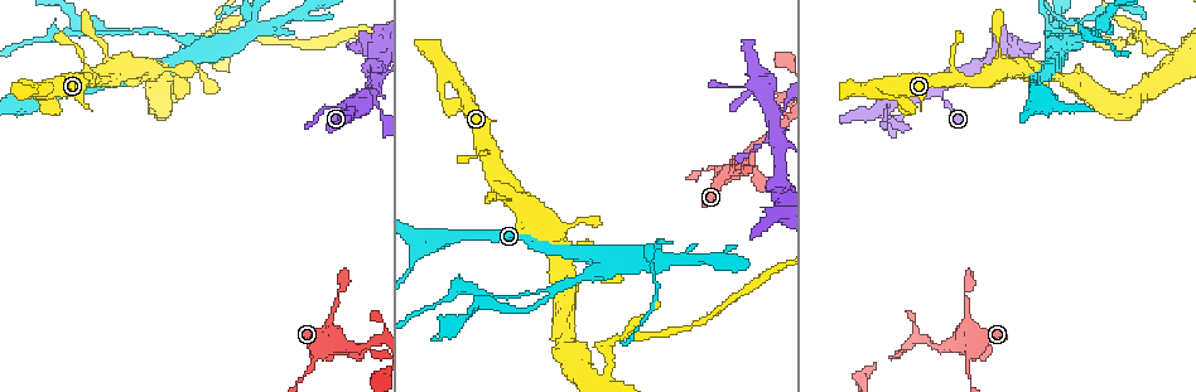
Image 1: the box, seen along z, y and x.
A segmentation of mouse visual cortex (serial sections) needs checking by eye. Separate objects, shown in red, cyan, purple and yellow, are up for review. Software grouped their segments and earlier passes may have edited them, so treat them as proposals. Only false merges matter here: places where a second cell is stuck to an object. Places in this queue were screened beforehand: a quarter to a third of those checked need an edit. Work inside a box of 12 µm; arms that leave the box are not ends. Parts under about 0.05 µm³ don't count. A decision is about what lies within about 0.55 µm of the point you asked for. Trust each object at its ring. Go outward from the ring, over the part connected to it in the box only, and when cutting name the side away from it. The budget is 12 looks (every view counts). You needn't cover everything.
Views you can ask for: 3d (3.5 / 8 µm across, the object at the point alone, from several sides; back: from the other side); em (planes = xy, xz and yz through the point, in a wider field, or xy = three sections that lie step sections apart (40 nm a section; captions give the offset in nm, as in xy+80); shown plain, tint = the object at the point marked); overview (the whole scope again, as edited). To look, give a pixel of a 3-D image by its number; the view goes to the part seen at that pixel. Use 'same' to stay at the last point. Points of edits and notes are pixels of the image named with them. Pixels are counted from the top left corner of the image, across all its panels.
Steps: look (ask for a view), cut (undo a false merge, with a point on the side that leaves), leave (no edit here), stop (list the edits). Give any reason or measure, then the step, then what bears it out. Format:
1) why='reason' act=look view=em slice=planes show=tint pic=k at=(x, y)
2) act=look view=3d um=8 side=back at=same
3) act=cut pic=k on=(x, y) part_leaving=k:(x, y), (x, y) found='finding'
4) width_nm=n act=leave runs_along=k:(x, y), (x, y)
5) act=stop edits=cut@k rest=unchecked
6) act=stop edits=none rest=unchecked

why='sharp bend' act=look view=3d um=3.5 side=back pic=1 at=(965, 346)

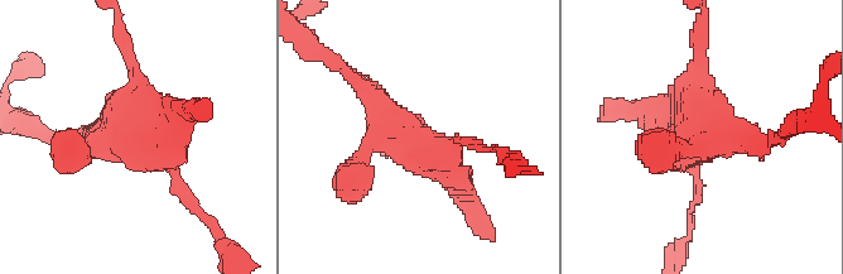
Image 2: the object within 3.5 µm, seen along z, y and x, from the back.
act=look view=em slice=xy step=2 show=tint pic=2 at=(117, 139)

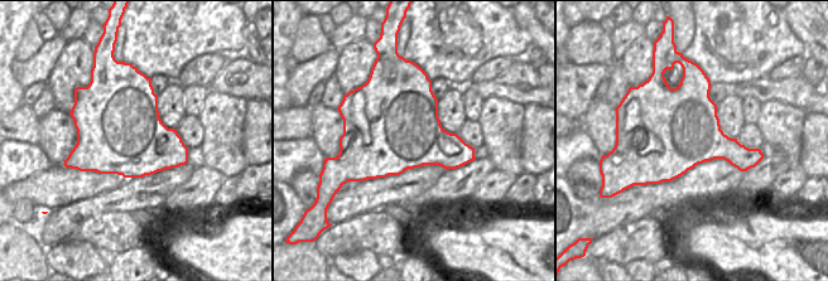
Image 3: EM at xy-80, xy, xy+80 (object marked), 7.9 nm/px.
width_nm=750 act=leave runs_along=2:(467, 196), (355, 80) found='one cell here'

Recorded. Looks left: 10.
why='three-way junction' act=look view=3d um=3.5 pic=1 at=(1017, 44)

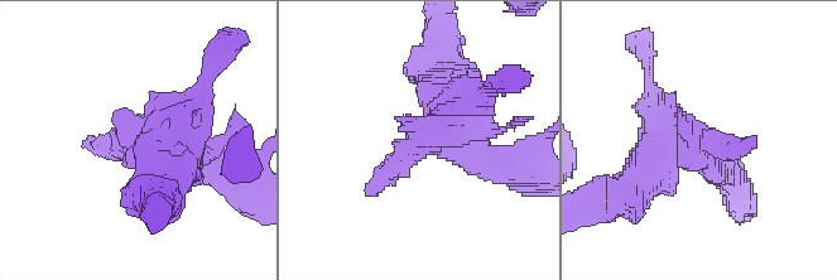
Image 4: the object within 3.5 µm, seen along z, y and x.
act=cut pic=4 on=(215, 172) part_leaving=4:(443, 117), (393, 163), (366, 196) found='a second cell is stuck on'

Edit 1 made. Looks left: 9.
why='three-way junction' act=look view=3d um=8 side=back pic=1 at=(1135, 37)

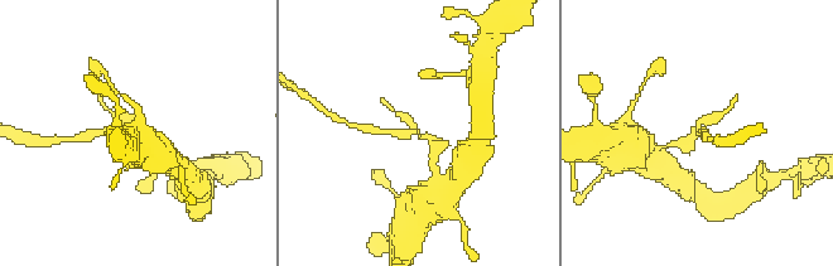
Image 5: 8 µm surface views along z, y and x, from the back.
arms=3 arm_widths_nm=250,250,300 why='need the tissue' act=look view=em slice=planes show=tint pic=5 at=(413, 133)

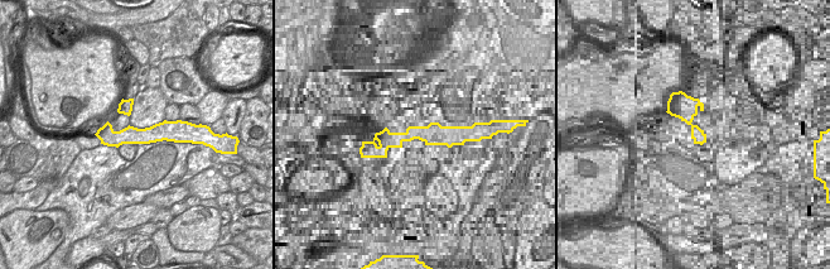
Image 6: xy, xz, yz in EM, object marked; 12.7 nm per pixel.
act=cut pic=5 on=(404, 135) found='two cells meet here'

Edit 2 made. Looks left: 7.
why='sharp bend' act=look view=3d um=3.5 pic=1 at=(1065, 44)

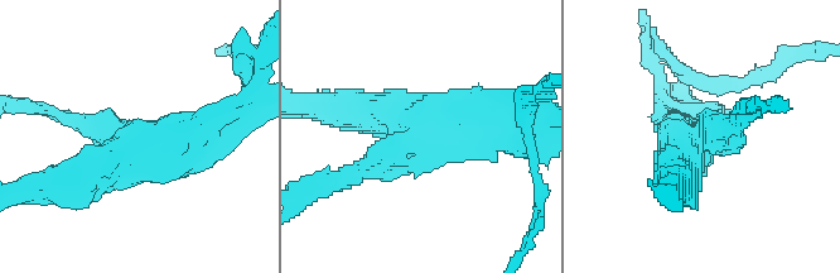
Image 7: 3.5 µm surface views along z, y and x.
act=look view=em slice=planes show=tint pic=7 at=(709, 144)

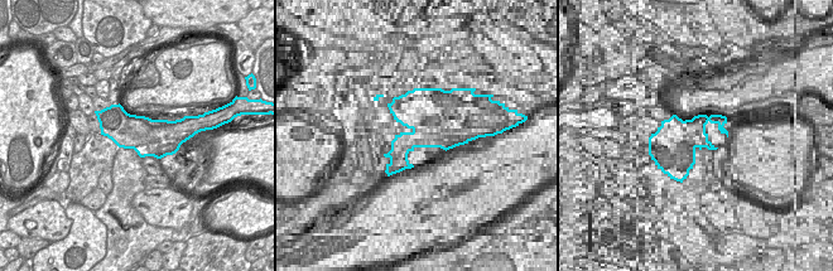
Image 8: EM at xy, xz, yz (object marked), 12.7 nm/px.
act=leave runs_along=7:(61, 181), (216, 130) found='continuous, no second cell'

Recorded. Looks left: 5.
why='three-way junction' act=look view=3d um=3.5 pic=1 at=(79, 21)

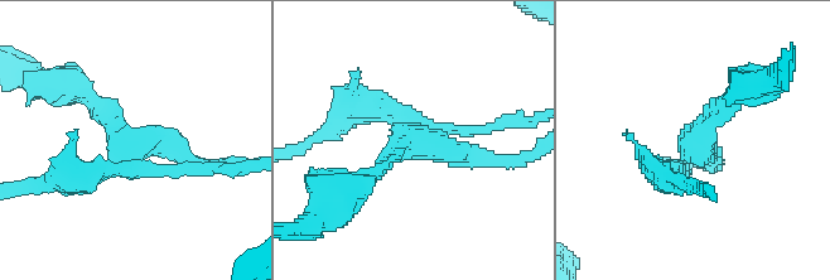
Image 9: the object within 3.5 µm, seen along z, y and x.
act=look view=em slice=planes show=tint pic=9 at=(694, 147)

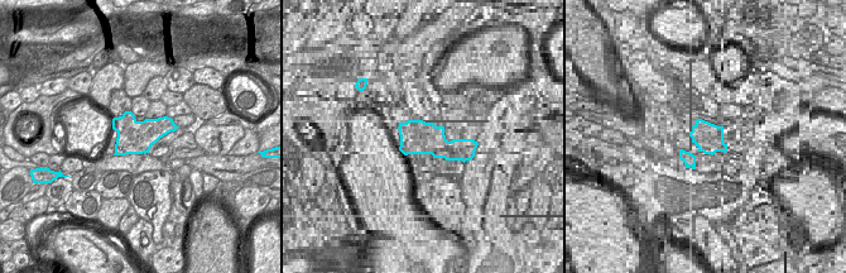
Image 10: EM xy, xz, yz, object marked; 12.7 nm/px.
arms=3 arm_widths_nm=200,200,250 act=leave runs_along=9:(488, 159), (361, 107) found='one cell here'

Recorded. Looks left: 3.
act=stop edits=cut@4,cut@5 rest=unchecked

